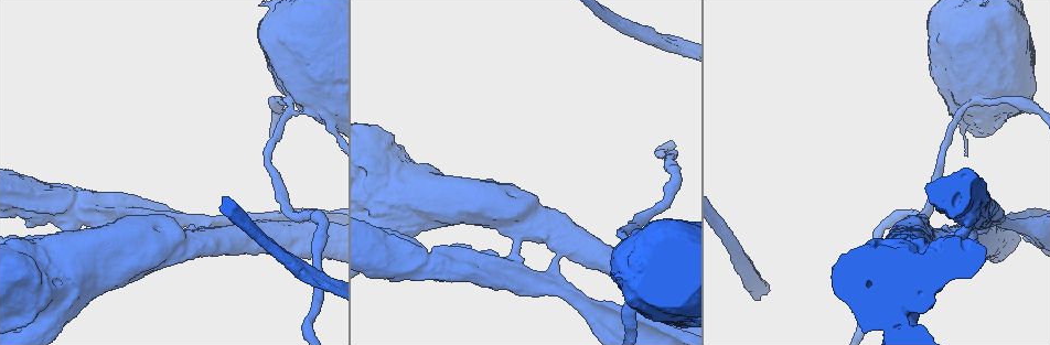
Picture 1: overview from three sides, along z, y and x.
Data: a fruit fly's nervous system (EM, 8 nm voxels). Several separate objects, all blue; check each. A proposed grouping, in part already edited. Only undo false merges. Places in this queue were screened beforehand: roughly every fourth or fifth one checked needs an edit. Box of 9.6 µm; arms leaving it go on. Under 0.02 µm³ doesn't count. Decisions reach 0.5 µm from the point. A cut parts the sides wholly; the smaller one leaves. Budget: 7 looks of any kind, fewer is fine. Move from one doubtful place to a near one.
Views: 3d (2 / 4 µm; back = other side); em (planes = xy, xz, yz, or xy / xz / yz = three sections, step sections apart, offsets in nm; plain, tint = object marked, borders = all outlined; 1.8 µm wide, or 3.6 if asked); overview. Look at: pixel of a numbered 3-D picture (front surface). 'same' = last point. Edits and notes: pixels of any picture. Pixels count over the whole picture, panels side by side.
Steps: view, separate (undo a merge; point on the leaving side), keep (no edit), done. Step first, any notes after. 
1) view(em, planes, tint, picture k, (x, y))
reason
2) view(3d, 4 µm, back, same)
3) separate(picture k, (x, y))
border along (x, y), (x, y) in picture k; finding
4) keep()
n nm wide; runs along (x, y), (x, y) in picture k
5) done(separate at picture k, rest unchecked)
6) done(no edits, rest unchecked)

view(em, 3.6 µm, planes, tint, picture 1, (661, 274))
sudden change in width

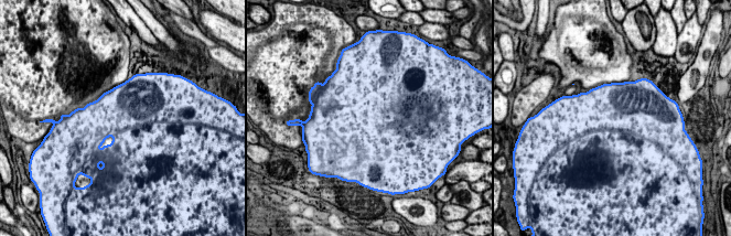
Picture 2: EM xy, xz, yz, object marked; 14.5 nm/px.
keep()
one neuron here

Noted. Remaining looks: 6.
view(em, planes, tint, picture 1, (678, 330))
sudden change in width

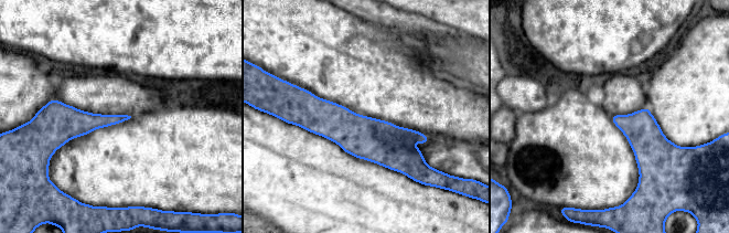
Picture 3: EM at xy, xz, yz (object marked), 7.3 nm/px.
keep()
110 nm wide; runs along (300, 113), (363, 137), (425, 140) in picture 3; all the same neuron

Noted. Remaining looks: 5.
view(3d, 4 µm, picture 1, (504, 272))
small branch off a trunk

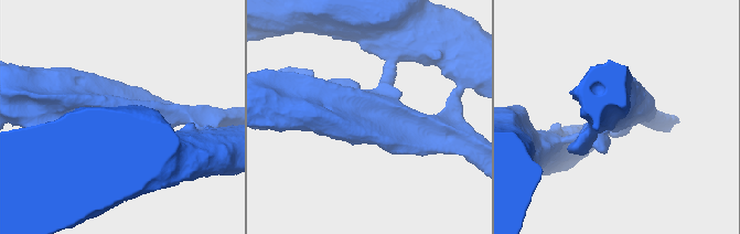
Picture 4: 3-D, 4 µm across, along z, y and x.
view(em, planes, tint, picture 4, (369, 116))

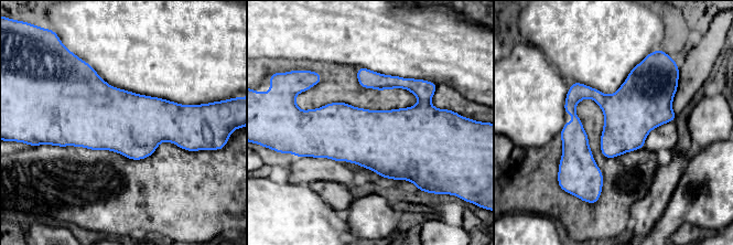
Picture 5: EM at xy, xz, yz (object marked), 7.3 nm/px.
keep()
continuous, no second neuron

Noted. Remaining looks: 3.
done(no edits, rest unchecked)

